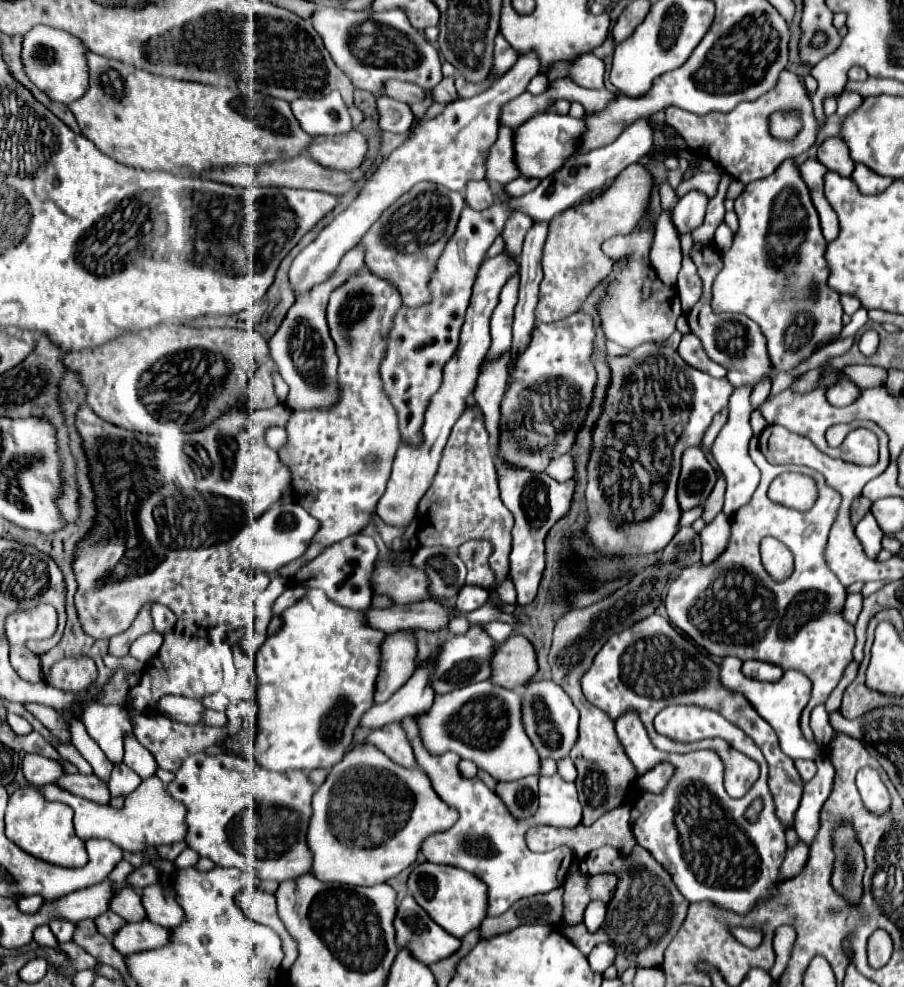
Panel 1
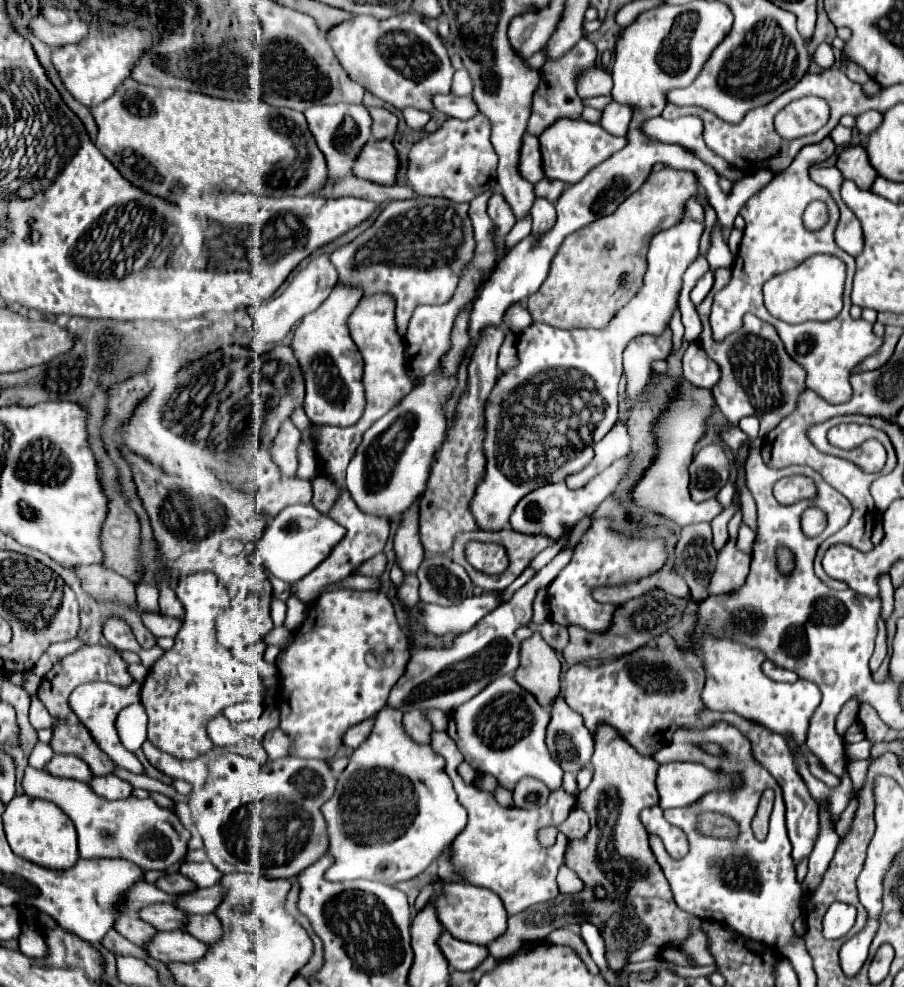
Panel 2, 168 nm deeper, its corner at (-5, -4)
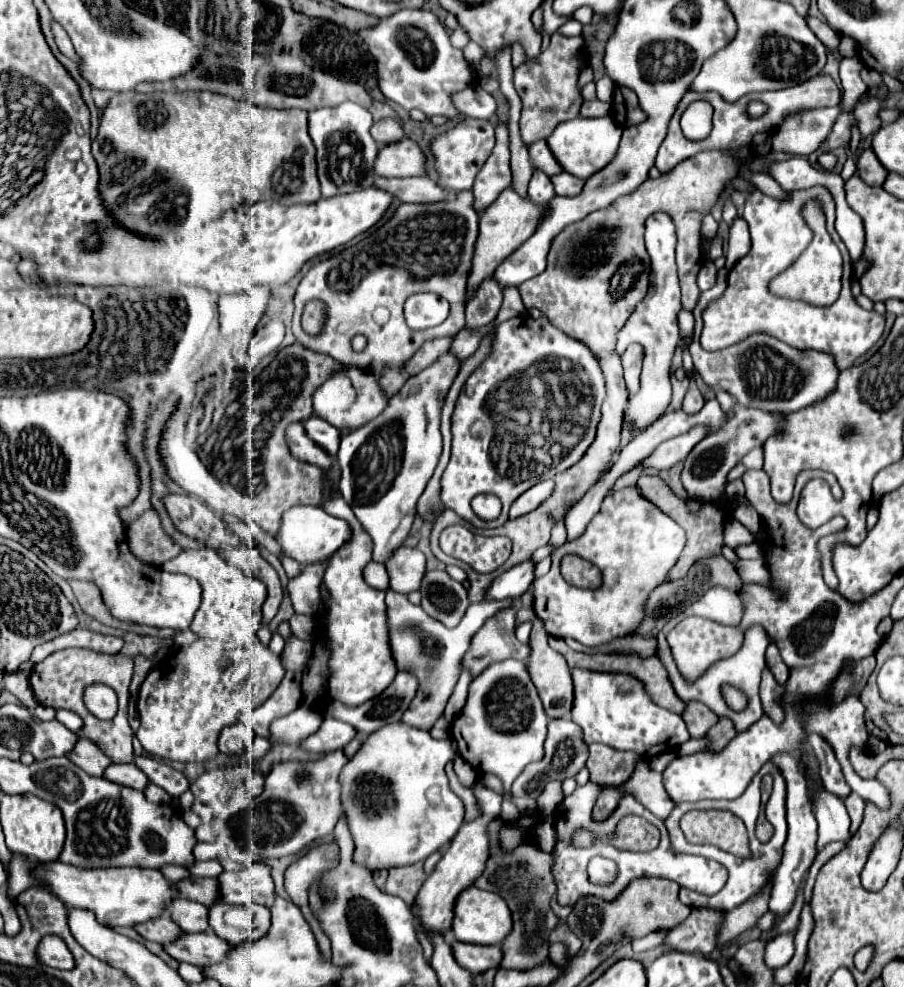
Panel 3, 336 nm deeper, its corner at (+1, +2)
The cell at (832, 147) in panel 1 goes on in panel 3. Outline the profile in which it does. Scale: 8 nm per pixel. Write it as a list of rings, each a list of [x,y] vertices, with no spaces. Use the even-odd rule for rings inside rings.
[[[863,150],[857,160],[857,176],[865,182],[865,184],[871,184],[871,186],[881,186],[885,182],[885,176],[887,176],[887,170],[881,166],[881,162],[875,158],[873,150]]]

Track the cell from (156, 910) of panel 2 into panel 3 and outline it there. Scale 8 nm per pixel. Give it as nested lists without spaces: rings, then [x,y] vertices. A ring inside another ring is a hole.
[[[175,896],[165,904],[165,912],[177,922],[183,932],[207,932],[207,906]]]

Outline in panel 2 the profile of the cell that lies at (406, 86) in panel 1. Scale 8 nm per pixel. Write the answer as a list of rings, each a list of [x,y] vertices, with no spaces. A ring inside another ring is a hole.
[[[439,94],[433,98],[433,104],[435,104],[435,110],[447,114],[447,116],[453,116],[453,118],[459,118],[459,120],[469,120],[473,116],[479,114],[479,108],[475,104],[473,98],[465,96],[455,96],[455,94]]]

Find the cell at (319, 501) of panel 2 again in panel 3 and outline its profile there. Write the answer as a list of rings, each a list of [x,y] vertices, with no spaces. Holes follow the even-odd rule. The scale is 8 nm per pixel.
[[[331,466],[323,470],[323,504],[321,508],[337,518],[343,518],[351,526],[351,538],[329,558],[329,566],[323,578],[323,586],[329,592],[329,610],[323,620],[317,620],[317,634],[329,648],[329,676],[325,694],[329,700],[337,700],[347,708],[355,708],[375,696],[379,696],[395,678],[397,666],[389,646],[387,606],[385,592],[365,584],[361,572],[371,560],[373,542],[355,518],[353,510],[343,502],[339,492],[341,470]]]

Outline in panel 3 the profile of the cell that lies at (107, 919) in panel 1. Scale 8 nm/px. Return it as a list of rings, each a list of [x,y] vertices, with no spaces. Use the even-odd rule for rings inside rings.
[[[167,914],[159,916],[159,918],[153,918],[153,920],[149,920],[149,922],[135,924],[135,930],[137,930],[143,938],[153,940],[153,942],[159,942],[159,944],[167,944],[167,942],[175,940],[175,938],[181,934],[179,926],[177,926]]]

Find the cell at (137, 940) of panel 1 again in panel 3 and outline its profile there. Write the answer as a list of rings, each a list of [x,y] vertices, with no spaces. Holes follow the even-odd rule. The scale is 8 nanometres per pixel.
[[[183,932],[173,942],[163,944],[163,948],[177,962],[189,962],[195,966],[211,966],[211,964],[221,962],[227,956],[231,944],[223,942],[213,932],[199,932],[199,934]]]

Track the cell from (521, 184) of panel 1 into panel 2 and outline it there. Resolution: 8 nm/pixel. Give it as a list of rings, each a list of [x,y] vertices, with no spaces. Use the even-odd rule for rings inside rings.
[[[545,178],[545,180],[541,180],[541,182],[535,184],[535,196],[543,196],[549,202],[557,202],[563,190],[565,190],[565,182],[561,182],[561,180],[549,180],[549,178]]]

